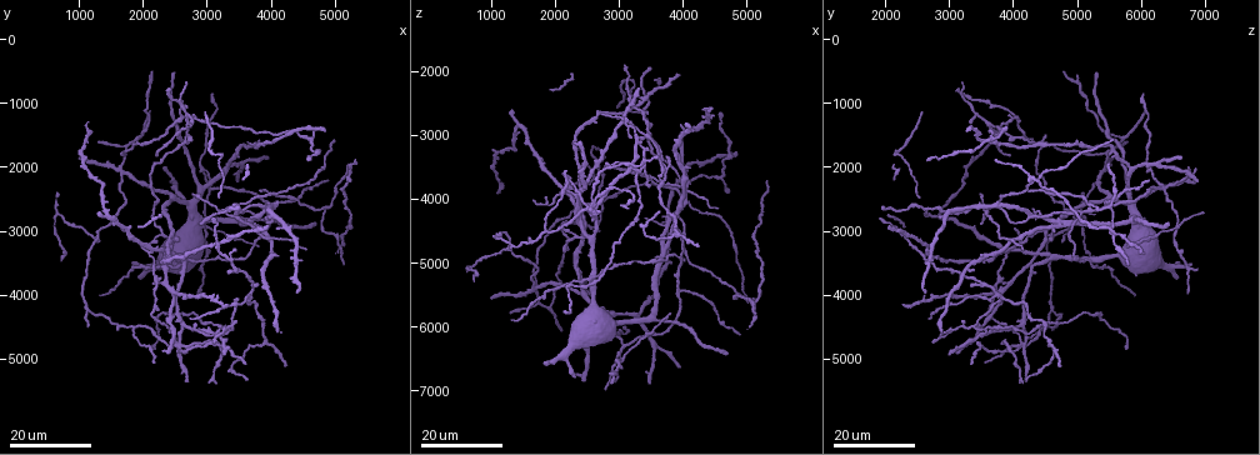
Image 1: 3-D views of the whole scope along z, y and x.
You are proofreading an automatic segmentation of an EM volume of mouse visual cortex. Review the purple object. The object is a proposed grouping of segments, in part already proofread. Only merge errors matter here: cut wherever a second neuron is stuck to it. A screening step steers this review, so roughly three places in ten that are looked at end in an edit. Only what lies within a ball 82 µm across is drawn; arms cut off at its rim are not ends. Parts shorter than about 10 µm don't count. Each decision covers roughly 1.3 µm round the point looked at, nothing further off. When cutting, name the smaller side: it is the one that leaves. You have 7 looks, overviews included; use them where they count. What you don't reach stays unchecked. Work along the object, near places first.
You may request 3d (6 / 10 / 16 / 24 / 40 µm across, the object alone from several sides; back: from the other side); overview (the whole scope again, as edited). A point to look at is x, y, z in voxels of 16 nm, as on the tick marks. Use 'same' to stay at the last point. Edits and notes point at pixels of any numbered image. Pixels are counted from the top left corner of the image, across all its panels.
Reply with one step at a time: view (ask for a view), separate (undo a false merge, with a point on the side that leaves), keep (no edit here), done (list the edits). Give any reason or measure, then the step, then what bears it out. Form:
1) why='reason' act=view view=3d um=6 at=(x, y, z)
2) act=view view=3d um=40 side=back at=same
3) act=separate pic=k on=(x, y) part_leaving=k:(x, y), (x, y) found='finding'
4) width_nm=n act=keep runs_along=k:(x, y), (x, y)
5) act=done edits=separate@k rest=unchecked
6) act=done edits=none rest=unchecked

why='three arms meet' act=view view=3d um=24 at=(3650, 4000, 3700)

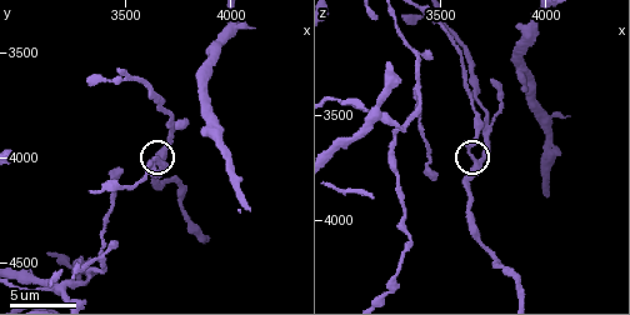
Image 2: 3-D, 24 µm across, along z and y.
act=view view=3d um=6 at=same

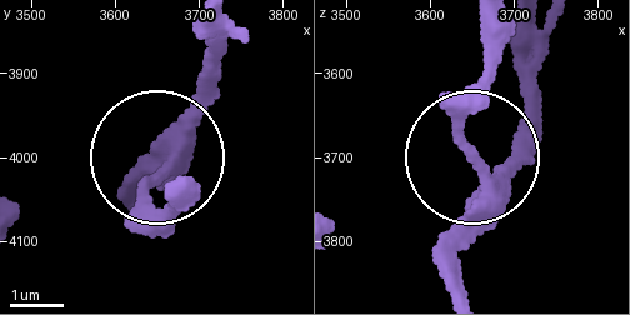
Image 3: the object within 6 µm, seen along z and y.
side_arm_um=29 act=keep runs_along=3:(531, 63), (531, 125), (486, 170), (464, 116), (486, 68) found='all the same neuron'

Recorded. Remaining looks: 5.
why='small branch off a trunk' act=view view=3d um=16 at=(2700, 1300, 3600)

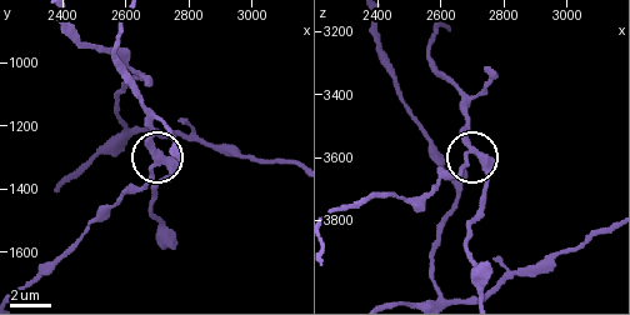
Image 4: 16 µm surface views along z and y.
why='zoom in' act=view view=3d um=10 at=(2710, 1310, 3590)

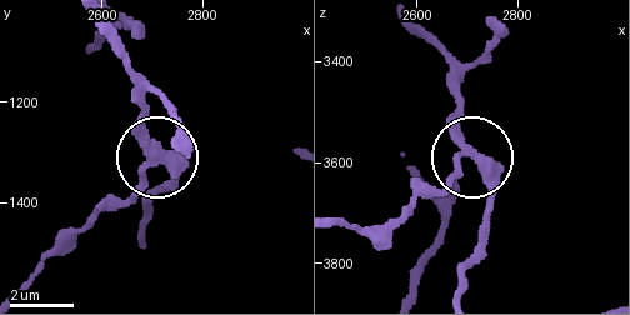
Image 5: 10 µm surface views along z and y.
act=keep found='continuous, no second neuron'

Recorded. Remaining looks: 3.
why='four arms meet' act=view view=3d um=16 at=(2950, 2950, 6550)

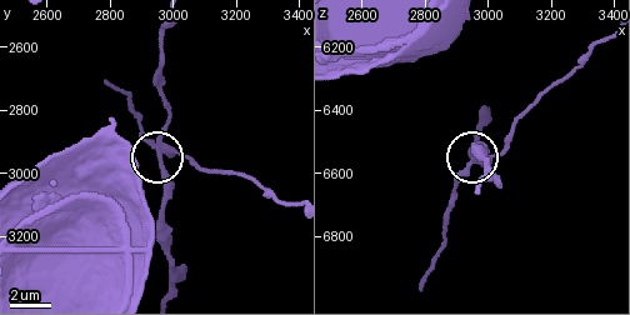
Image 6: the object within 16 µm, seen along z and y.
act=view view=3d um=6 at=same

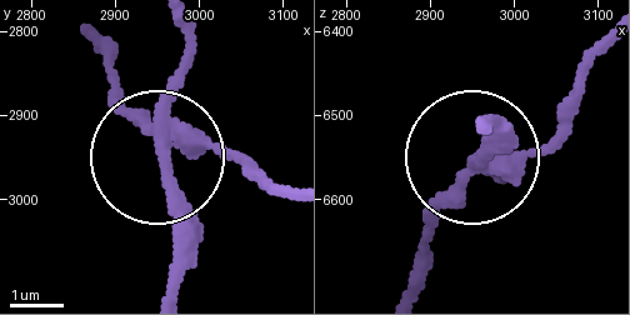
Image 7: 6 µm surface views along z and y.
side_arm_um=19 act=separate pic=7 on=(109, 105) part_leaving=7:(176, 129), (293, 186) found='a second neuron is stuck on'

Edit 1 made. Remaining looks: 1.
act=done edits=separate@7 rest=unchecked

